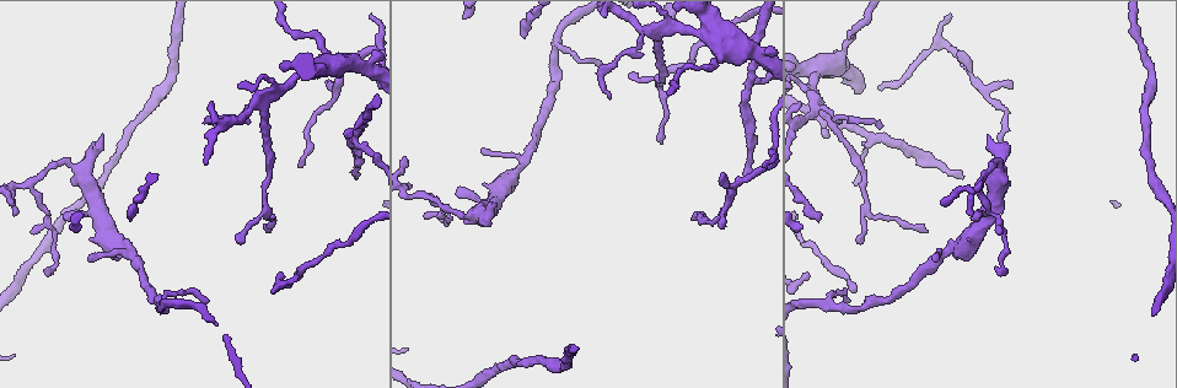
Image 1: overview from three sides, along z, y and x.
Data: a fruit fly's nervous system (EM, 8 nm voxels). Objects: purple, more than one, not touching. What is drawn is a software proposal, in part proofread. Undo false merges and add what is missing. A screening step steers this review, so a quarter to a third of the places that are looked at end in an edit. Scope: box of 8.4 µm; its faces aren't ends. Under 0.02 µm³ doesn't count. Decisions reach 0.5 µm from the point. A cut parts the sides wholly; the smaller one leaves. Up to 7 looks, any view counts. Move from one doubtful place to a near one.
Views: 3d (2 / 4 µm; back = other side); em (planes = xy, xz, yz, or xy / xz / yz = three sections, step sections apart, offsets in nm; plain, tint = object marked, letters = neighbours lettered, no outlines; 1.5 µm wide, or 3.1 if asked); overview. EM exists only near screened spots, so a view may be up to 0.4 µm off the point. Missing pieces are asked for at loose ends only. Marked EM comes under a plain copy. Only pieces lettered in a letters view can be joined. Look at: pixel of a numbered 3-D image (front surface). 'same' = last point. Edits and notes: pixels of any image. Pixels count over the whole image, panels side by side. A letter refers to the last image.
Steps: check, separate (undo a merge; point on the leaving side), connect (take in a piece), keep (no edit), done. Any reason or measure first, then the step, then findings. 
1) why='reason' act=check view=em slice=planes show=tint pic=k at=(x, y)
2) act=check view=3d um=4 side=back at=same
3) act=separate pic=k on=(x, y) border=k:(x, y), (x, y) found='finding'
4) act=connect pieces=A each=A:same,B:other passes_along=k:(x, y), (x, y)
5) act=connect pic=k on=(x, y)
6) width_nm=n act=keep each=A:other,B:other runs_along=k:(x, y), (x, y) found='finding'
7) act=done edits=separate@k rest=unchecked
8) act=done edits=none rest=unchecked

why='branch stops here' act=check view=3d um=4 side=back pic=1 at=(494, 205)

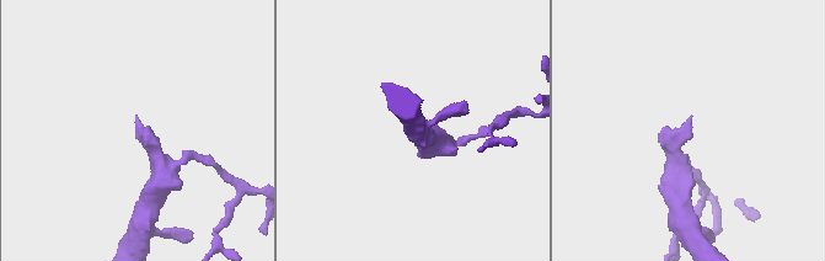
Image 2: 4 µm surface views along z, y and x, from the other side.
act=check view=em slice=xy step=4 show=tint pic=2 at=(690, 117)

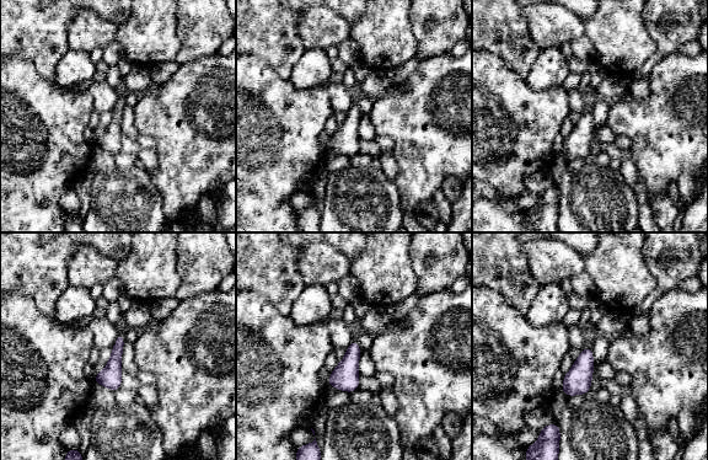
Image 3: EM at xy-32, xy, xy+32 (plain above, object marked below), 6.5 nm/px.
act=check view=em slice=planes show=letters at=same

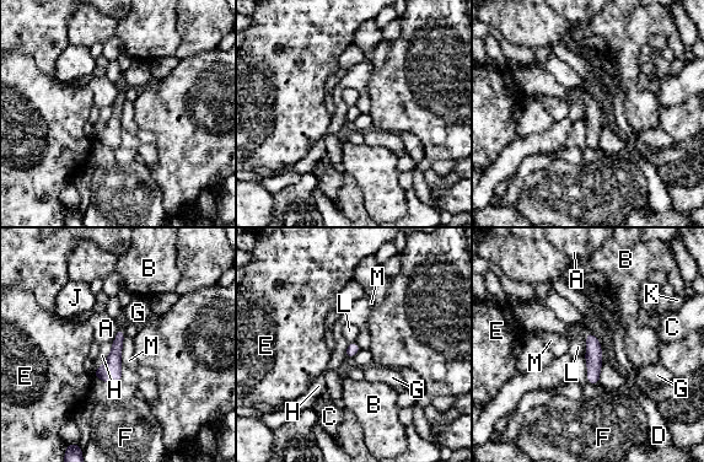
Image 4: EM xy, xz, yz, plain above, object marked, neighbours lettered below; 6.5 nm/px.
act=keep each=A:other,B:other,C:other,D:other,E:other,F:other,G:other,H:other,J:other,K:other,L:other,M:other border=4:(118, 332), (111, 342) found='none of them fits'

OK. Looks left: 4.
why='sudden change in width' act=check view=3d um=4 pic=1 at=(816, 69)

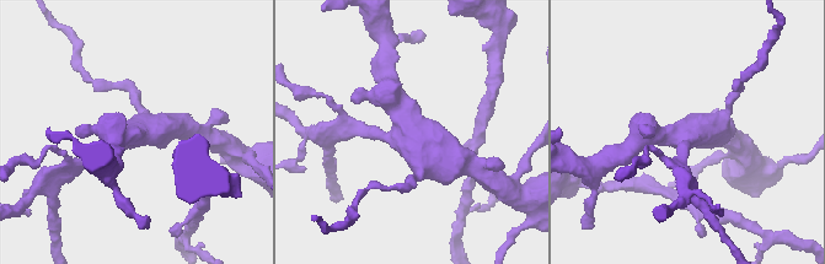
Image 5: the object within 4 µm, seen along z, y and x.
act=check view=em slice=planes show=letters pic=5 at=(687, 136)

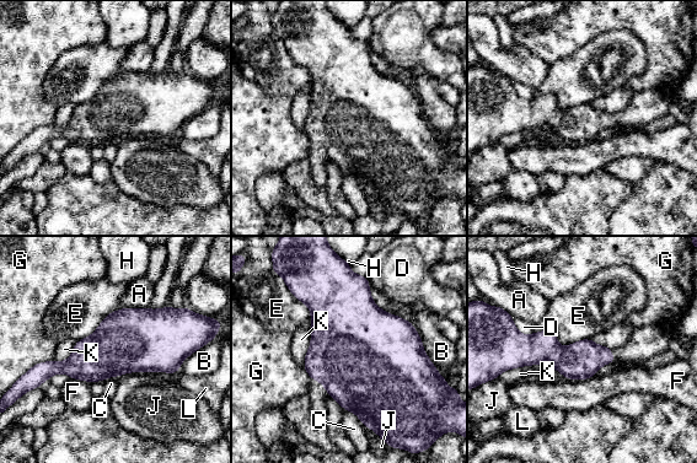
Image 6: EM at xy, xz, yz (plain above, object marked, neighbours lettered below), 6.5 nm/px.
act=keep each=A:other,B:other,C:other,D:other,E:other,F:other,G:other,H:other,J:other,K:other,L:other border=6:(173, 373), (128, 371), (117, 377) found='one cell here'

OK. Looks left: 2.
why='free end' act=check view=em slice=xz step=8 show=tint pic=1 at=(964, 176)

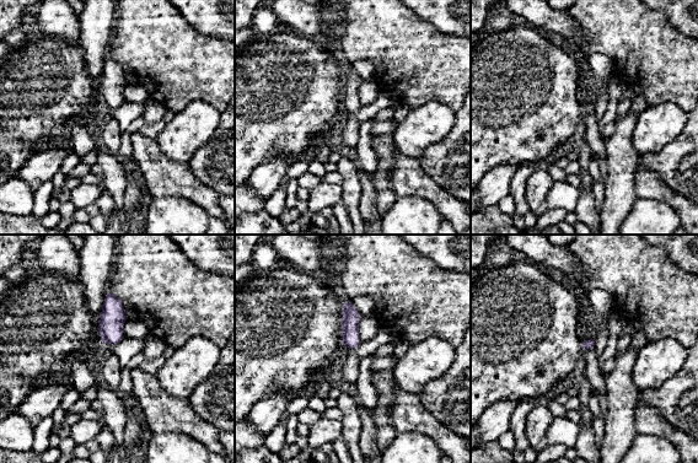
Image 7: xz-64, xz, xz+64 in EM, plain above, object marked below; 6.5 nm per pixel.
why='another direction' act=check view=em slice=planes show=letters at=same

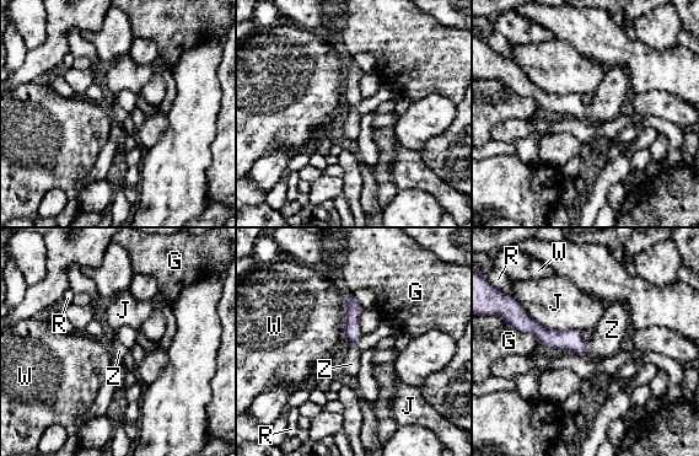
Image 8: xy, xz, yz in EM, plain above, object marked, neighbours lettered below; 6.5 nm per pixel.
act=connect pieces=Z each=G:other,J:other,R:other,W:other,Z:same passes_along=8:(571, 341), (586, 349), (612, 330) found='the cell continues'

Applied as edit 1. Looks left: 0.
act=done edits=connect@8 rest=unchecked

